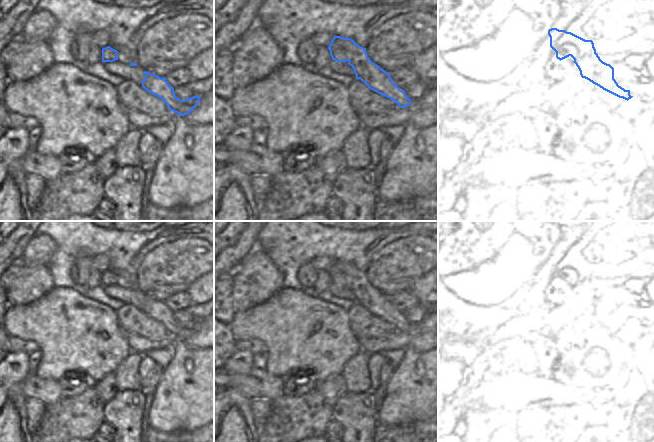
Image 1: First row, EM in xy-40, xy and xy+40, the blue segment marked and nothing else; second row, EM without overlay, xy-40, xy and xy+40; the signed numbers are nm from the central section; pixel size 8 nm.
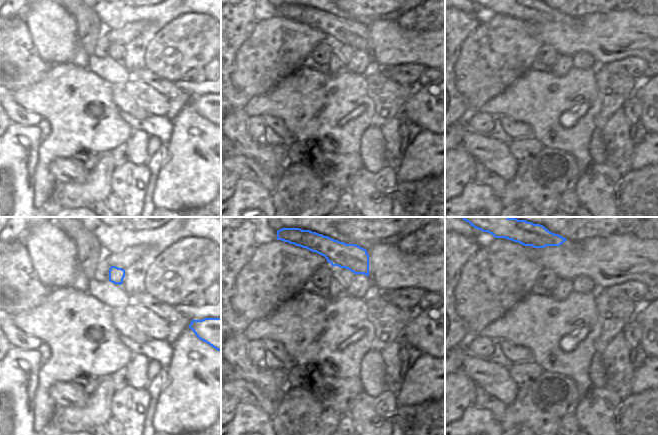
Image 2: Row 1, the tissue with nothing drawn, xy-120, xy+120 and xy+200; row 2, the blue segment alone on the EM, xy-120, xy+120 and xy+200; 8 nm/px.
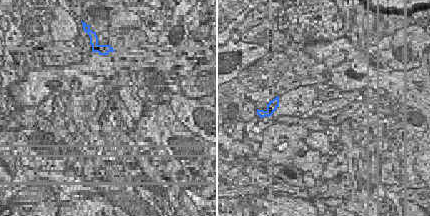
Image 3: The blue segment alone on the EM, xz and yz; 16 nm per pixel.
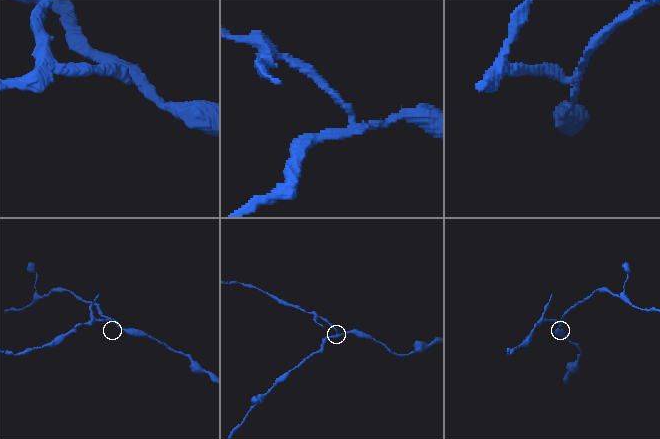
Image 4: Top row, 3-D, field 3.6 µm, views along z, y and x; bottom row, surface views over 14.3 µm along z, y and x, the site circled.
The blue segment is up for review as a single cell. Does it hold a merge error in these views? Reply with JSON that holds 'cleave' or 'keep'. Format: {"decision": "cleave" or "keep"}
{"decision": "cleave"}

